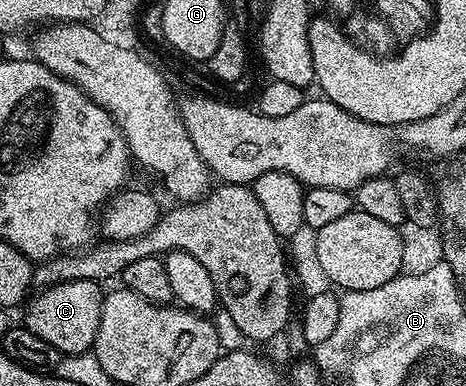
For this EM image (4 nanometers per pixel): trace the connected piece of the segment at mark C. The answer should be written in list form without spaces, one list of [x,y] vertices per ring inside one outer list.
[[[77,279],[57,283],[57,287],[38,290],[26,302],[25,328],[33,331],[33,335],[45,339],[45,343],[57,347],[61,355],[92,352],[97,339],[97,327],[101,323],[101,307],[105,296],[104,290],[99,289],[102,289],[100,282]]]

